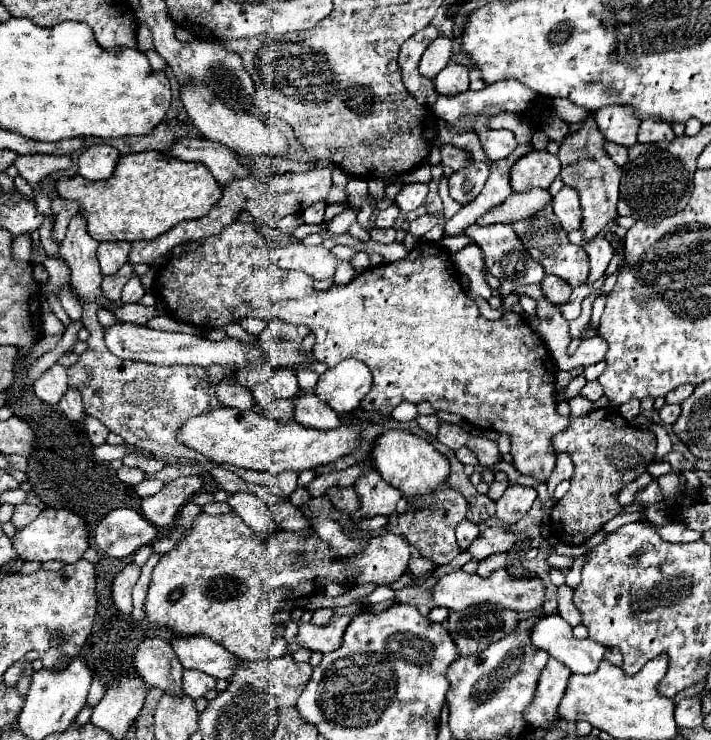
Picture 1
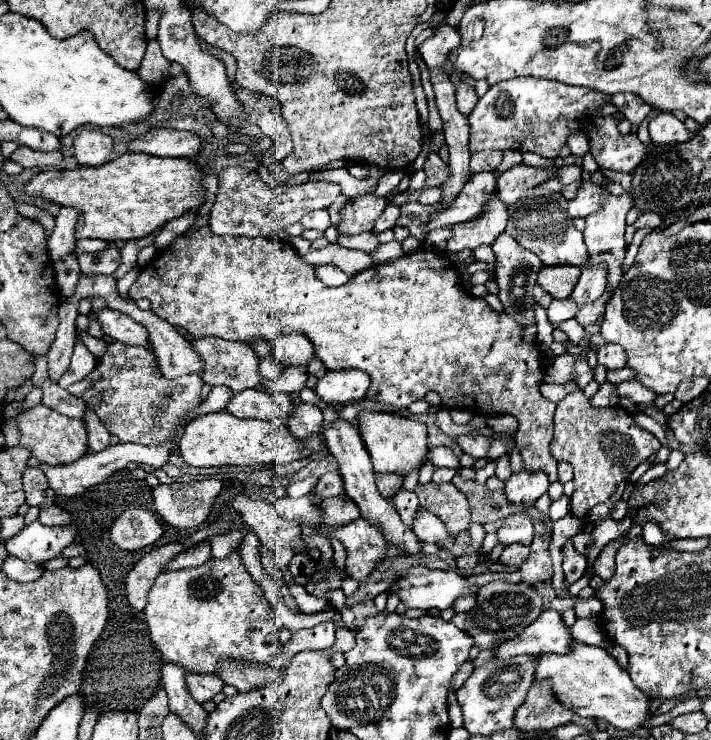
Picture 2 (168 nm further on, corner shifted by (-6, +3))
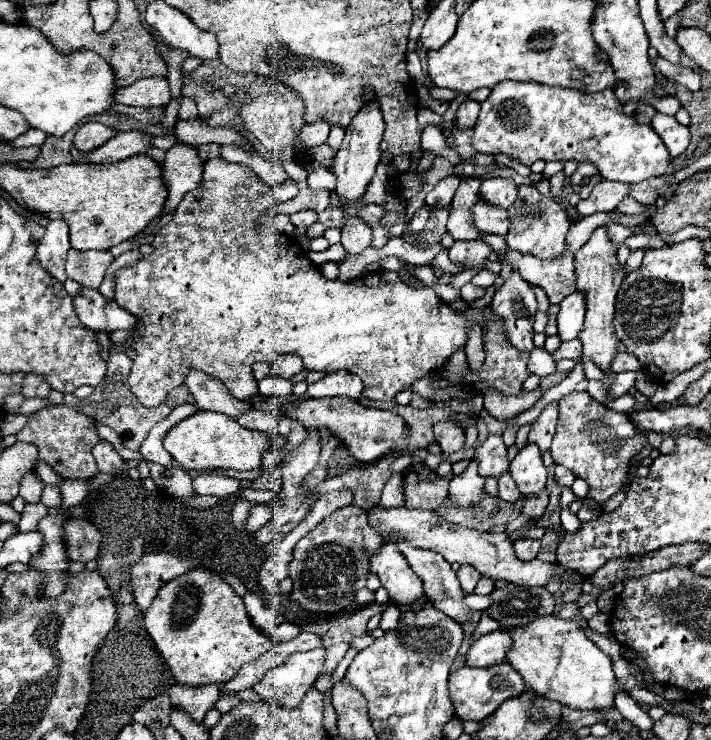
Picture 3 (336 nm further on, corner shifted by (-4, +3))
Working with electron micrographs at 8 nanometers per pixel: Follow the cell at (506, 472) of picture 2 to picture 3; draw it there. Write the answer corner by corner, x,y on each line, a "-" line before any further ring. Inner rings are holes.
505,472
505,474
499,476
499,498
501,500
507,500
507,502
521,500
521,494
519,494
513,478
509,476
509,472

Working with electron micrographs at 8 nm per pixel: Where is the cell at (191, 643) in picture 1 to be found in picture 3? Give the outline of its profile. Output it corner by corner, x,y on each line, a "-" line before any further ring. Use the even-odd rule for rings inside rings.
311,650
305,654
293,654
289,662
267,672
253,690
267,702
281,706
297,706
309,686
317,680
323,666
325,650

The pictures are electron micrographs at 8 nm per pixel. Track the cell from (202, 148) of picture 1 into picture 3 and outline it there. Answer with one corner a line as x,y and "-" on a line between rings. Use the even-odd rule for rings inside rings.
117,132
111,140
107,140
95,152
89,152
89,162
107,164
107,162
121,162
129,156
147,152
153,146
153,136
147,132

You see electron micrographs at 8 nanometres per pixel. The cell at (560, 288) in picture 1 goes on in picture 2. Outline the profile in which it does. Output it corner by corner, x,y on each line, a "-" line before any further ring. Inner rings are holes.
543,266
537,276
537,284
547,290
553,298
563,300
573,292
581,270
575,266

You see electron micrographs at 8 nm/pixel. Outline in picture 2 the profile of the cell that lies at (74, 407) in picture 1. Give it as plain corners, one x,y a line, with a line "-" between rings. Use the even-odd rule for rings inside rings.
87,410
85,414
85,424
87,424
87,434
89,434
89,448
93,452
101,452
105,448
111,446
111,434
107,432
107,428
101,424
101,420
95,416
95,412
91,414
91,410

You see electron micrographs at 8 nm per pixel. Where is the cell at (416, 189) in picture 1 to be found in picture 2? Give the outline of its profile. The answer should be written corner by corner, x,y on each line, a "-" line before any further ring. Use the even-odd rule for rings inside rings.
441,188
421,190
419,202
421,202
421,204
439,204
439,202
443,202
443,192
441,192

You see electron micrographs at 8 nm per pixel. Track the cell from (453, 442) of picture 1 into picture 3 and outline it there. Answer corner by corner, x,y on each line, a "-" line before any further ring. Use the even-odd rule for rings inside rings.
489,434
485,442
481,442
475,450
475,460
479,464
481,476
499,478
503,472
509,470
507,448
499,434

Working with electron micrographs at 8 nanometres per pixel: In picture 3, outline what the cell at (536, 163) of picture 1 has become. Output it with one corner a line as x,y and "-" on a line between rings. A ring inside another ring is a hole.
487,178
483,180
479,192
489,204
509,208
517,198
517,184
511,178

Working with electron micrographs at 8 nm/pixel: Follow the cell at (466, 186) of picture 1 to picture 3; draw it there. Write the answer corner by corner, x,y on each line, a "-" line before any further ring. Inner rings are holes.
477,196
477,202
471,208
473,214
473,224
477,230
485,232
485,234
499,234
505,236
509,230
509,216
507,210
503,208
493,208
491,204
485,204
485,200
481,200

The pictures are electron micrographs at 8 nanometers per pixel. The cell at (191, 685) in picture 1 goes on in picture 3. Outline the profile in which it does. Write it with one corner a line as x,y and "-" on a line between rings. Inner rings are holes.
173,684
169,688
171,704
189,712
193,720
201,722
205,712
211,710
221,694
223,684
205,684
205,686
185,686
185,684

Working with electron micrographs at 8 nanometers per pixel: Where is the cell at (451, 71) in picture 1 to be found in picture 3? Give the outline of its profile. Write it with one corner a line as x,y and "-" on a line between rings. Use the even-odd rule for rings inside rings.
467,98
465,102
459,104
453,122
455,122
457,128
473,128
475,120
477,120
477,114
479,114
479,102

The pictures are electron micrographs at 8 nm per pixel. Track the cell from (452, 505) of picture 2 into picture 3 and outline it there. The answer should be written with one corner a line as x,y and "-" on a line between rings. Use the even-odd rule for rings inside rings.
411,464
403,472
403,488
405,488
405,508
427,508
437,510
447,500
447,488
451,482
451,474
441,478
431,472
425,464

